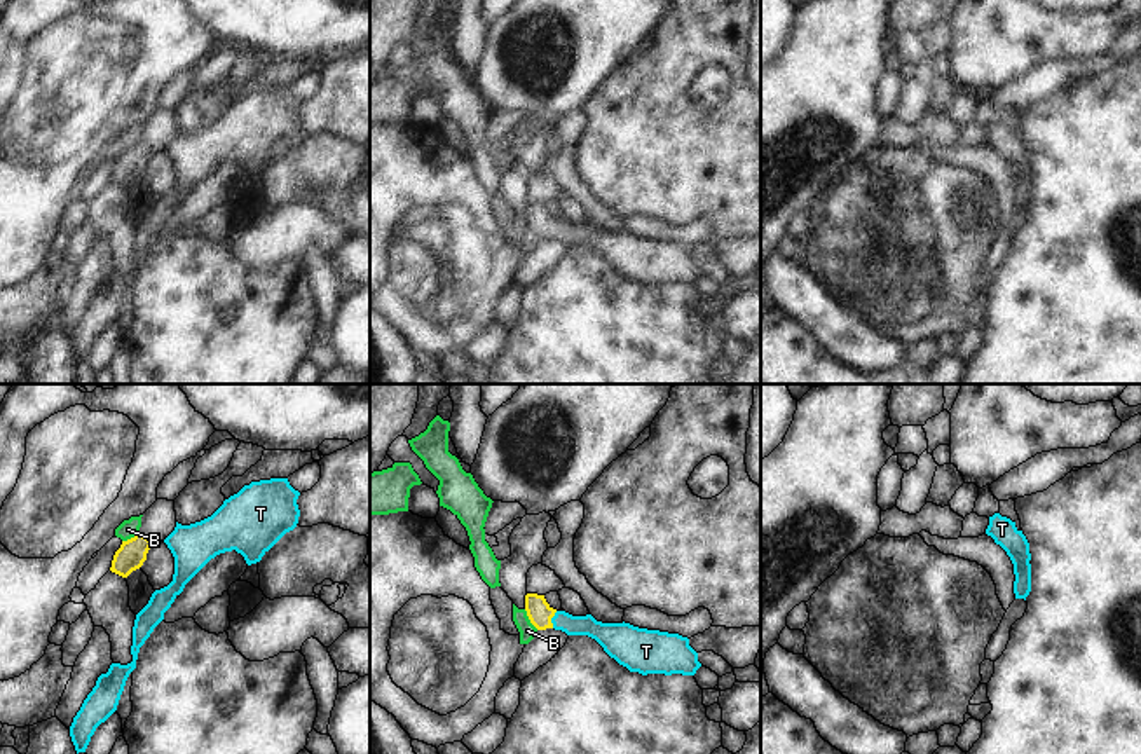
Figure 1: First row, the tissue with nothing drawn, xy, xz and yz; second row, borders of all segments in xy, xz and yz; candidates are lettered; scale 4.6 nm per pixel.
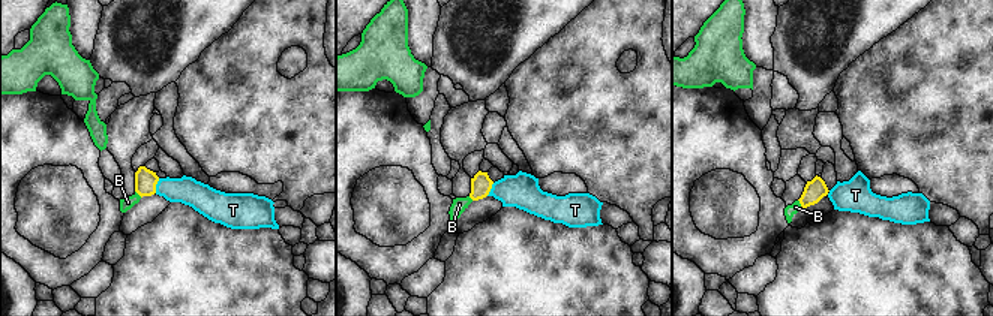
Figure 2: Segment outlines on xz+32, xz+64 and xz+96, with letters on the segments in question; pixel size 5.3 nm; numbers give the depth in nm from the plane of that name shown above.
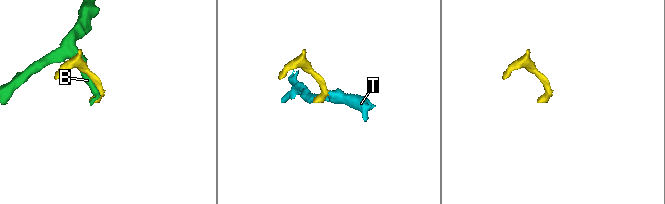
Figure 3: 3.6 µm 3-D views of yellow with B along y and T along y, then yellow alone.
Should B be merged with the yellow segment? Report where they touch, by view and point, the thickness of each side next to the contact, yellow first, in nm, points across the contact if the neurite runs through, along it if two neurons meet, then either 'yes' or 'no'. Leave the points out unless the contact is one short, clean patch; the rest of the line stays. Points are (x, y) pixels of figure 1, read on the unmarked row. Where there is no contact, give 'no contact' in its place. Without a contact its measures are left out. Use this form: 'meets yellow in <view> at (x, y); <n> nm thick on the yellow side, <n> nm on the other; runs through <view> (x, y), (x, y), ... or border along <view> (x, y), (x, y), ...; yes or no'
meets yellow in xz at (529, 227); 120 nm thick on the yellow side, 80 nm on the other; no

